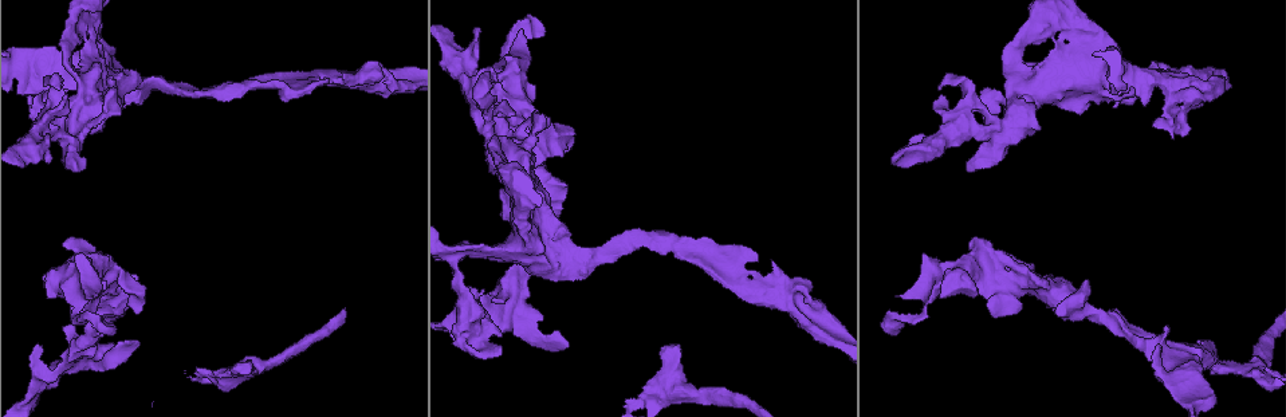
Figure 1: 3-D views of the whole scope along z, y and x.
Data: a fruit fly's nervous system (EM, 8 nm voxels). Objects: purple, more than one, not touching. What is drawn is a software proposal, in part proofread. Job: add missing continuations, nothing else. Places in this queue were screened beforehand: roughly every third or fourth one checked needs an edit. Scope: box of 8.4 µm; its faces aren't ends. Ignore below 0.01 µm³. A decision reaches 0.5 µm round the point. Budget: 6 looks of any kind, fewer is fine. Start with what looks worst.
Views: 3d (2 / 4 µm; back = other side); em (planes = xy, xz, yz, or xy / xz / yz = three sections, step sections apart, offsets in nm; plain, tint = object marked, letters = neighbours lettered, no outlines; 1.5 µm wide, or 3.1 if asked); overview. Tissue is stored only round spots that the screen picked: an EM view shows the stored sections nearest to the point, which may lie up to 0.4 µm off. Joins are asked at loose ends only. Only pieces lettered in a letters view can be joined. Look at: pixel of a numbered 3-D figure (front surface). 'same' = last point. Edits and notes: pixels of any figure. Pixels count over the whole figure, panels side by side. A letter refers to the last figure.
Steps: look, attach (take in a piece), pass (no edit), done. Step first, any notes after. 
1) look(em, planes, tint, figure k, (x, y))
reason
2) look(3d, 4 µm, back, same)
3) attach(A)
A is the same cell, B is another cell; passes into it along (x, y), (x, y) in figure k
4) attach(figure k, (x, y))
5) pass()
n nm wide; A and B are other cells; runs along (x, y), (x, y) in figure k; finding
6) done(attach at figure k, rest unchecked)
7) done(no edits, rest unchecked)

look(3d, 2 µm, figure 1, (58, 86))
an open end

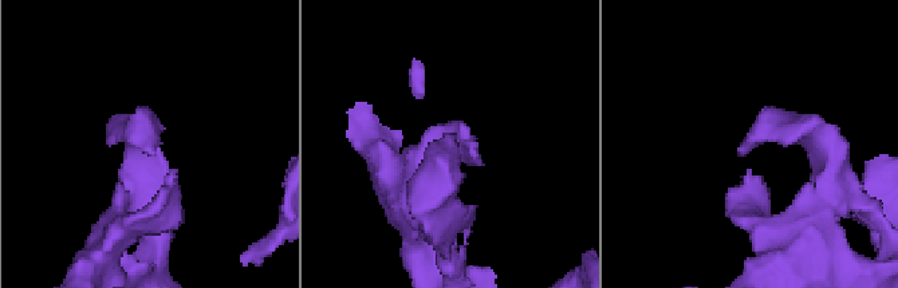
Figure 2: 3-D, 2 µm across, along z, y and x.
look(em, planes, letters, figure 2, (155, 154))
now the EM

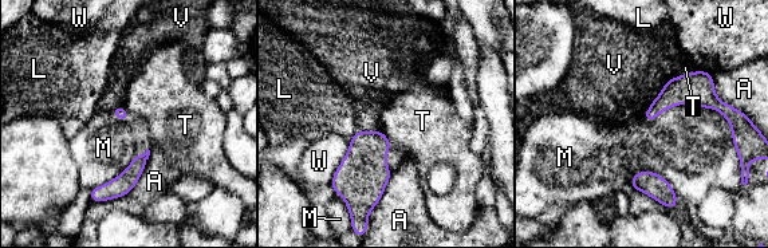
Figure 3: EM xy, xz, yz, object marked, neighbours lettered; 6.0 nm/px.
pass()
A touches over 480 nm; A, L, M, T, V and W are other cells; none of them fits

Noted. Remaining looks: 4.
look(em, planes, letters, figure 1, (939, 296))
branch stops here

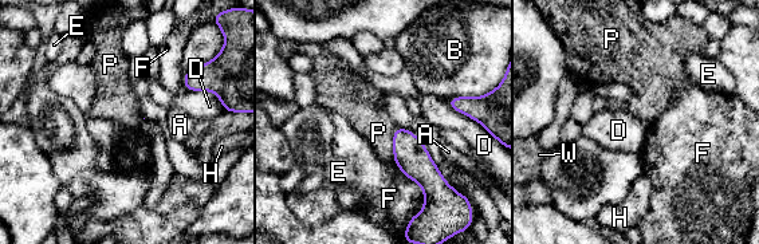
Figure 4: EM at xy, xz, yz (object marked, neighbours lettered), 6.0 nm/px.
pass()
A, B, D, E, F, H, P and W are other cells; border along (397, 126), (393, 133), (393, 161) in figure 4; no lettered piece goes on from it

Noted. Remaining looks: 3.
look(em, planes, tint, figure 1, (499, 335))
branch stops here

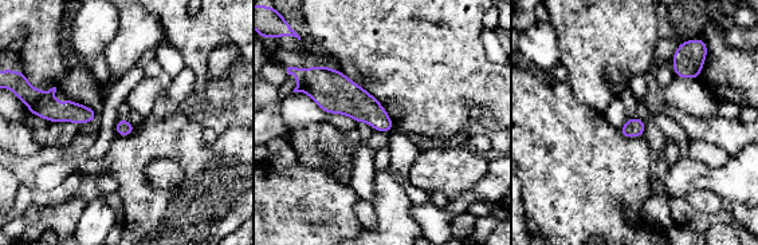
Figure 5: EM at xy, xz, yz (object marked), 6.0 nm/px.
look(em, planes, letters, same)

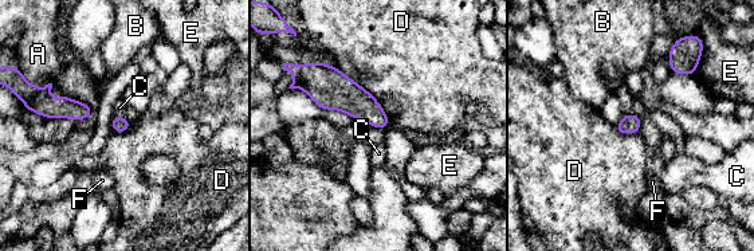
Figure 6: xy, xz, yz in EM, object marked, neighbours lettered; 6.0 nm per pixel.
pass()
A, B, C, D, E and F are other cells; no lettered piece goes on from it

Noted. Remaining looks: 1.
done(no edits, rest unchecked)

